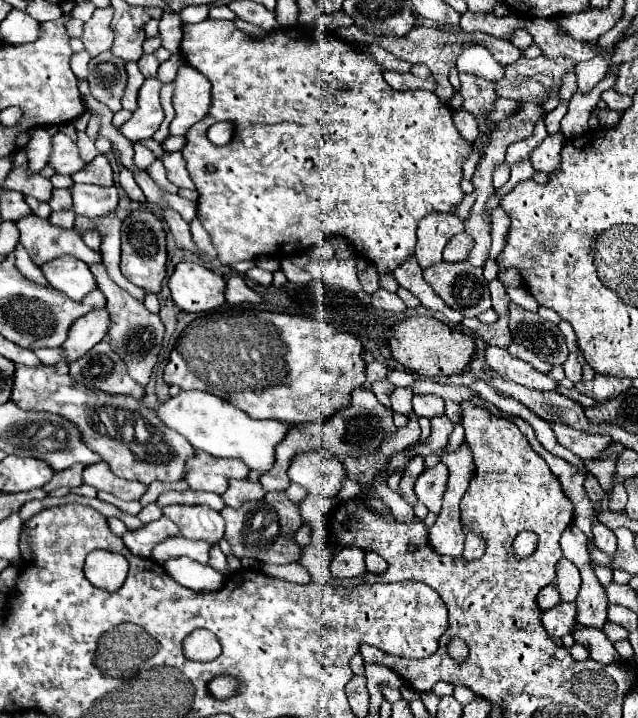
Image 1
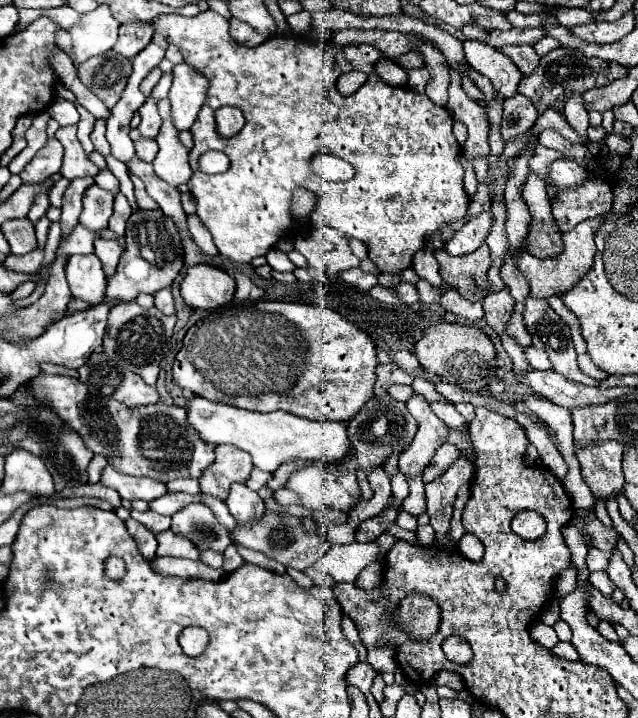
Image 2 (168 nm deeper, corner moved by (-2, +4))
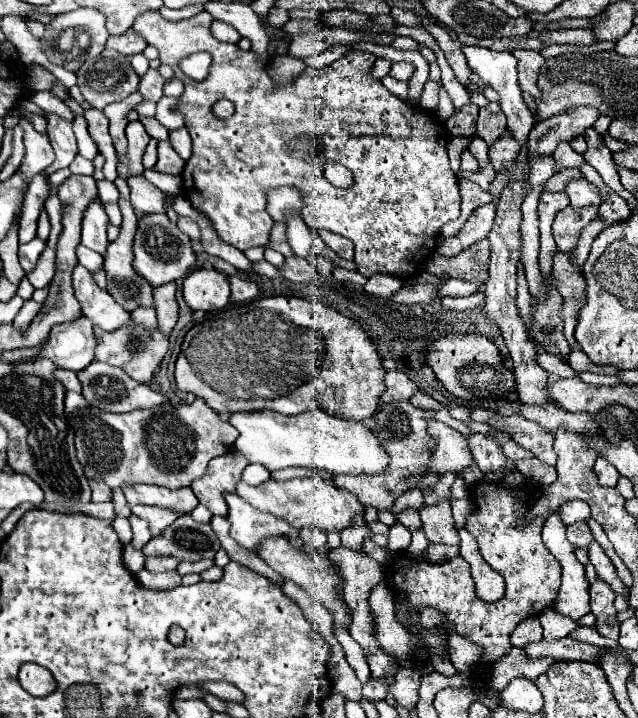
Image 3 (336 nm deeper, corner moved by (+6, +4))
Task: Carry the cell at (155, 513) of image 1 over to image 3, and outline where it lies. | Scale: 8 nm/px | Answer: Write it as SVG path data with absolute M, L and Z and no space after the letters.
M130 515L128 521L130 521L130 527L132 527L132 541L130 541L130 545L136 545L136 549L142 549L152 539L152 535L148 531L148 523L138 519L136 515Z

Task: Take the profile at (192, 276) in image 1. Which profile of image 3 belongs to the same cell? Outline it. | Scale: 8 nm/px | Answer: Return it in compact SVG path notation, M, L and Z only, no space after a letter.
M196 269L184 279L184 299L194 311L220 311L230 301L228 277L216 269Z

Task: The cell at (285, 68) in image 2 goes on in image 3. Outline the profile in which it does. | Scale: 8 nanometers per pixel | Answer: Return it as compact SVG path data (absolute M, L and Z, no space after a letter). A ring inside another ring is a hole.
M148 11L136 17L132 29L142 35L148 45L158 49L160 61L170 65L174 77L184 83L184 93L180 95L176 109L184 113L186 129L194 143L192 157L182 171L184 193L190 203L212 221L218 237L240 251L268 245L268 233L274 221L266 211L266 191L278 185L288 185L302 191L302 217L312 231L328 229L354 243L354 263L358 273L366 279L376 273L403 278L420 271L436 249L440 227L460 215L462 199L458 193L458 179L452 173L446 155L446 127L422 107L416 109L388 93L388 89L370 75L377 58L370 52L351 50L342 56L340 71L336 69L336 63L326 67L322 75L320 69L306 67L292 85L270 87L270 77L266 69L260 69L256 55L238 49L238 45L214 39L210 23L212 15L208 11L184 21L168 21L158 11ZM198 51L208 51L212 55L212 65L204 81L192 81L178 67L182 57ZM218 99L234 103L236 111L230 119L220 119L212 113L212 105ZM320 159L348 167L354 173L354 185L348 189L336 189L330 185L324 177L324 163L320 163Z

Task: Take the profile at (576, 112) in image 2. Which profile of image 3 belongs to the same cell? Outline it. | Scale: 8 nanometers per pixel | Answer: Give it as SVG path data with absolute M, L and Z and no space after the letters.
M560 143L558 149L552 153L552 157L554 157L554 163L556 163L554 173L558 173L562 169L568 169L568 167L580 167L584 163L584 157L574 153L570 143Z

